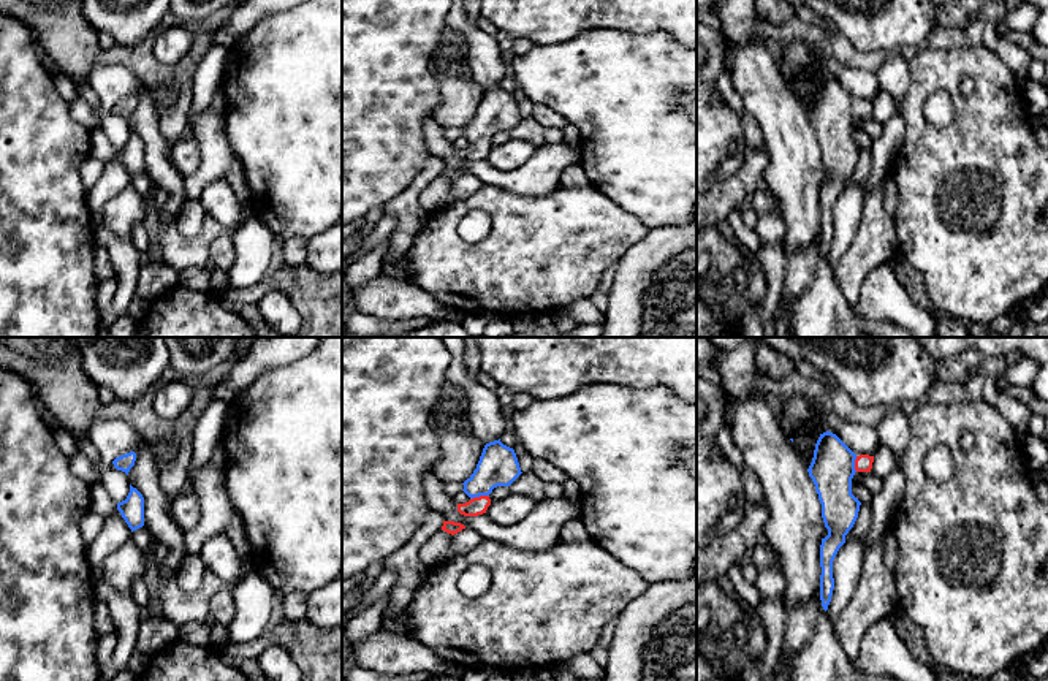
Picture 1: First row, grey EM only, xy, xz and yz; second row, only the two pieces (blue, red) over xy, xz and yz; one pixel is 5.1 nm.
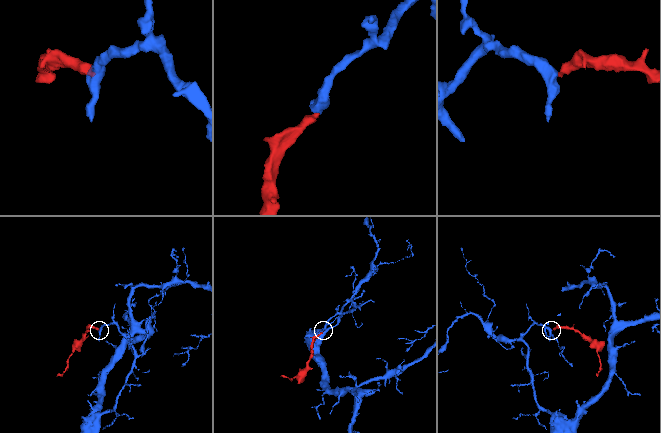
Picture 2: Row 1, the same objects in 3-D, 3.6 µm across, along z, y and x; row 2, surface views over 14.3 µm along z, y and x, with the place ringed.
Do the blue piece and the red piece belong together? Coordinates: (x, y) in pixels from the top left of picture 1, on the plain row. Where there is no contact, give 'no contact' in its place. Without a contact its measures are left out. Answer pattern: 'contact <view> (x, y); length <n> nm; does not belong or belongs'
contact xz (478, 141); length 100 nm; belongs

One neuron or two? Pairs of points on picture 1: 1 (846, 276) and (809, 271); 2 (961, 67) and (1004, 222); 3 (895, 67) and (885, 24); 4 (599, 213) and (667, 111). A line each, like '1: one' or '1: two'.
1: two
2: one
3: two
4: two

